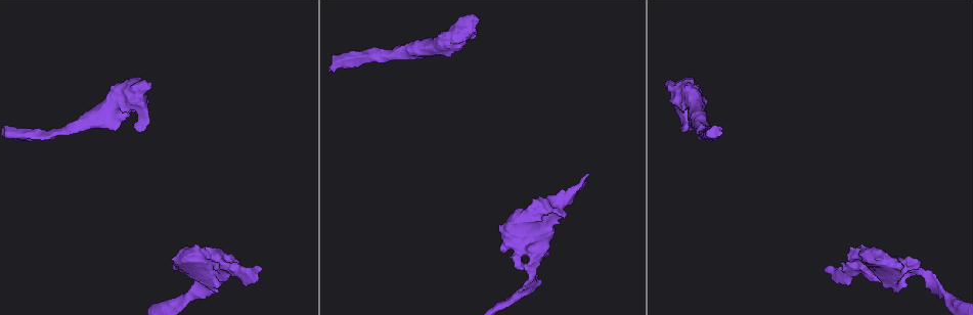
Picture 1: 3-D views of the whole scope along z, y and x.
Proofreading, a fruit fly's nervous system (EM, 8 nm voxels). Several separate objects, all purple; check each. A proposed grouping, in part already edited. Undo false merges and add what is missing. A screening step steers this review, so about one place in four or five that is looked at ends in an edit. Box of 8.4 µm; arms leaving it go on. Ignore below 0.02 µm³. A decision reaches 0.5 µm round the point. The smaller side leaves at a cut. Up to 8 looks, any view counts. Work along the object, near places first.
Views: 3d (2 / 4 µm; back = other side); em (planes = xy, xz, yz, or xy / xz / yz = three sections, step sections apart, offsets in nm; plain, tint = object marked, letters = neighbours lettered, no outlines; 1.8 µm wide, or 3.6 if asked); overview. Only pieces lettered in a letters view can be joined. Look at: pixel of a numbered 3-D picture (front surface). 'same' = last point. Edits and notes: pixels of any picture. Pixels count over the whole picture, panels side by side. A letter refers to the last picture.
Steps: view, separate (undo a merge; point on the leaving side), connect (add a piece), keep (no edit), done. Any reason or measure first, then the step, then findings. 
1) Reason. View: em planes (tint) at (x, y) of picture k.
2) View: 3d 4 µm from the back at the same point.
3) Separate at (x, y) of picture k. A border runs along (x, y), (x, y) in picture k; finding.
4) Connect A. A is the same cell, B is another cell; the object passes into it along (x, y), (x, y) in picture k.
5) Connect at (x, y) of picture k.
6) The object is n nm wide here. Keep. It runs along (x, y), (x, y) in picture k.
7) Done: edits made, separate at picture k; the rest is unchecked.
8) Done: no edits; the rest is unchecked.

Free end. View: 3d 4 µm at (686, 127) of picture 1.

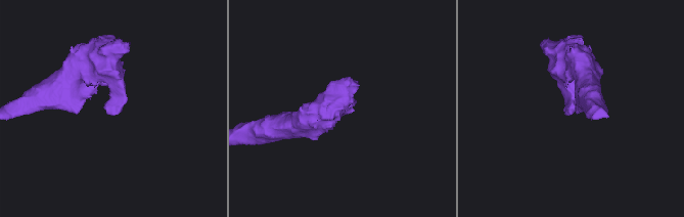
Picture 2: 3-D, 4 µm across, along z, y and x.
Now the EM. View: em planes (tint) at (107, 110) of picture 2.

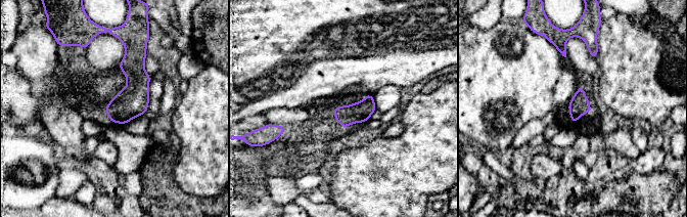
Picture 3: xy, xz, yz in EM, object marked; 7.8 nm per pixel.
What lies round it. View: em planes (letters) at the same point.

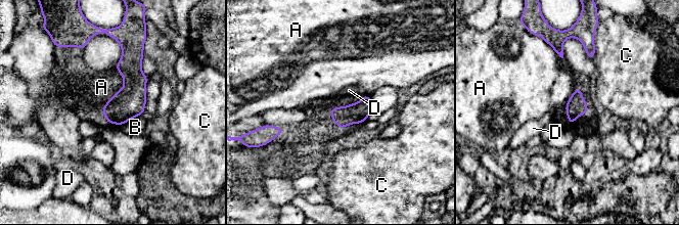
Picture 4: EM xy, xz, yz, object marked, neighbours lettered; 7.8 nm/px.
The object is 160 nm wide here. Keep. A, B, C and D are other cells; a border runs along (116, 69), (123, 86), (101, 111) in picture 4; none of them fits.

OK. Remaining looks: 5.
Branch stops here. View: 3d 2 µm at (908, 284) of picture 1.

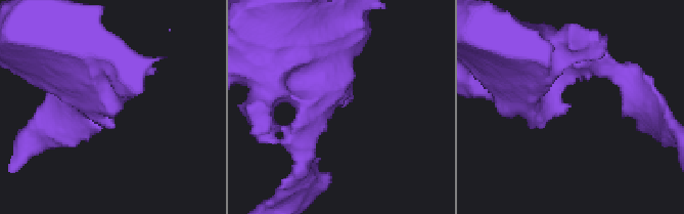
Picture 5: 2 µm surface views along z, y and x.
Shape alone is not enough. View: em yz step 4 (letters) at (569, 106) of picture 5.

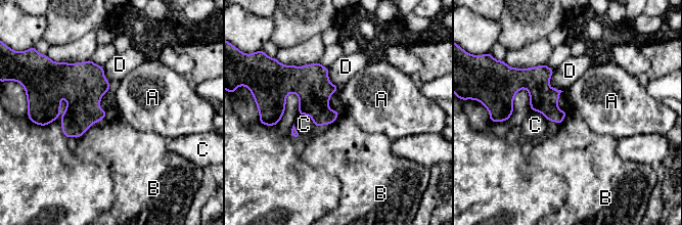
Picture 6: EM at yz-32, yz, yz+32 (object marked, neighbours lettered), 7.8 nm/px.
View: em planes (letters) at the same point.

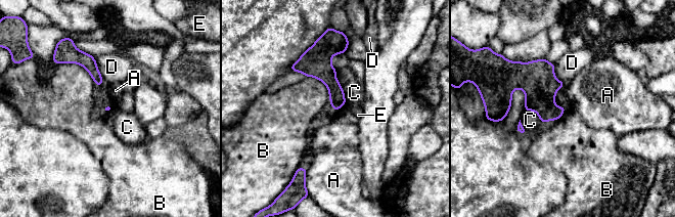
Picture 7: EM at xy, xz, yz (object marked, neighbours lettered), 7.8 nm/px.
Keep. A, B, C, D and E are other cells; no lettered piece goes on from it.

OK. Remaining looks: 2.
Thick end. View: em planes (plain) at (848, 257) of picture 1.

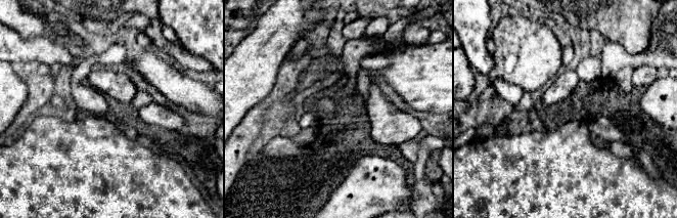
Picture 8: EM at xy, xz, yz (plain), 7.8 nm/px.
See the neighbours. View: em planes (letters) at the same point.

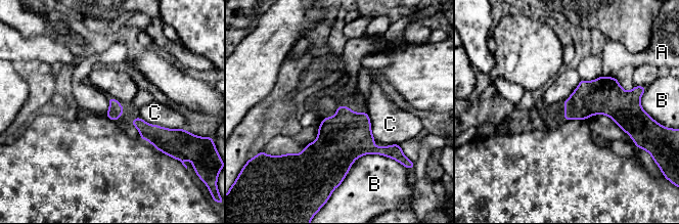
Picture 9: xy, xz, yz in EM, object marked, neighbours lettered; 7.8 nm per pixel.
Keep. A, B and C are other cells; a border runs along (139, 116), (151, 124), (179, 129) in picture 9; none of them fits.

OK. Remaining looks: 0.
Done: no edits; the rest is unchecked.

